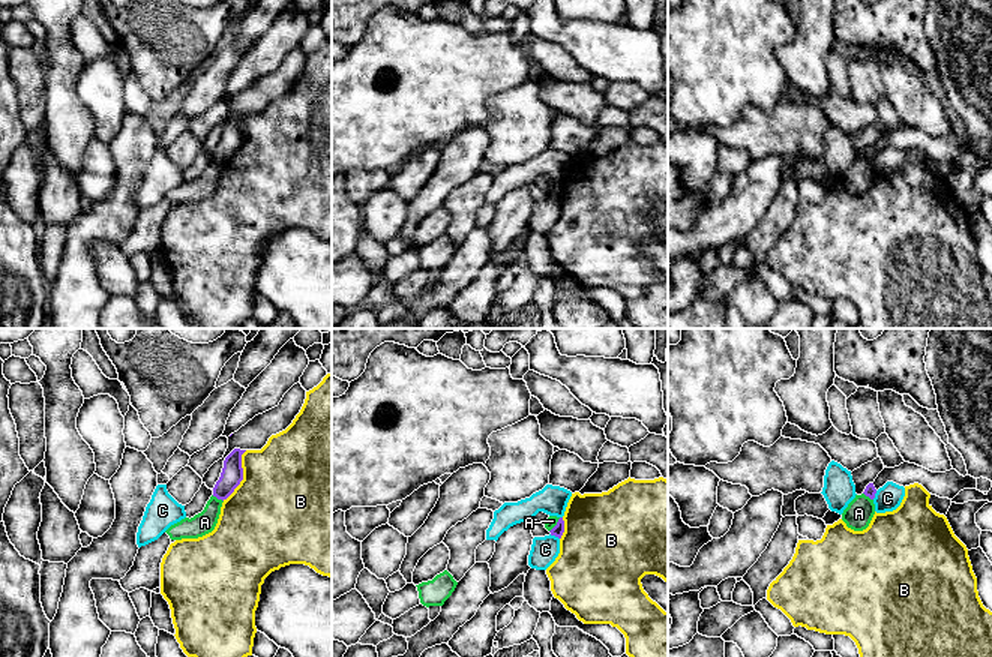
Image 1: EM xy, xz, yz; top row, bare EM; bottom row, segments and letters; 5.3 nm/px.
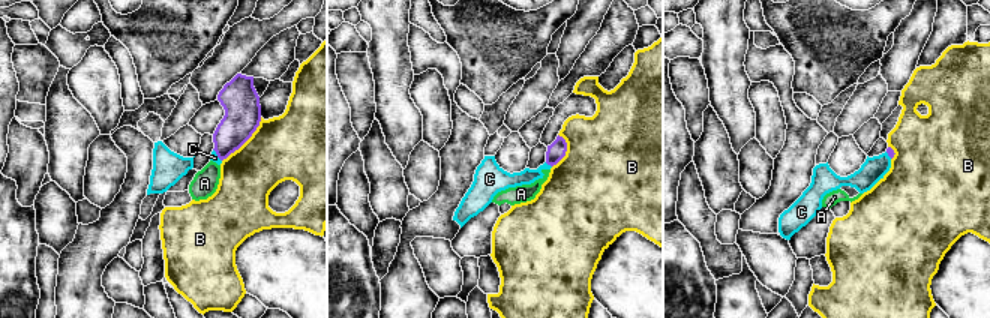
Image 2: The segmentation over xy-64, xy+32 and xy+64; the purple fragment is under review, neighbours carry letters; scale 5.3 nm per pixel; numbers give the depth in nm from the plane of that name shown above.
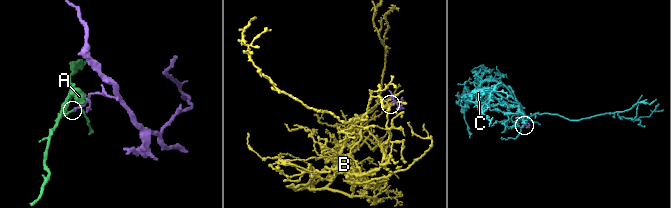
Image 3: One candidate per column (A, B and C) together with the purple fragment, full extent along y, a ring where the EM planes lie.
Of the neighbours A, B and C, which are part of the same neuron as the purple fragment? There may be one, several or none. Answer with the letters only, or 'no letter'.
no letter

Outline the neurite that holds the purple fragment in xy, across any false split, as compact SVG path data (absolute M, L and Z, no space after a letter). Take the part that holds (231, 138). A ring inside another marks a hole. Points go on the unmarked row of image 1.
M234 112L224 124L219 144L213 152L213 160L227 164L243 144L242 118L246 114Z

